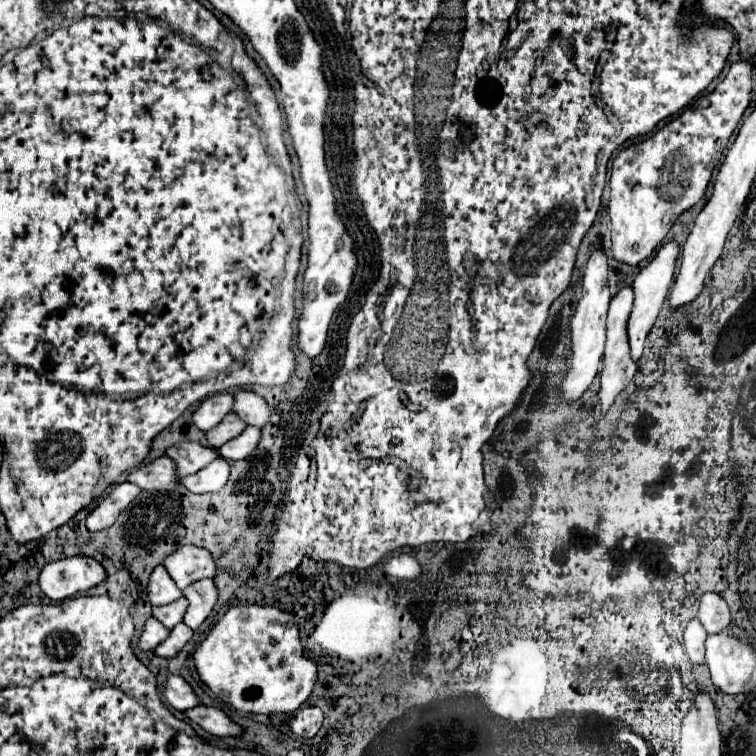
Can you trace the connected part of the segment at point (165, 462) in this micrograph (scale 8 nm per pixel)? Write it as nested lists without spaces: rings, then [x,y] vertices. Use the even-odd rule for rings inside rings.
[[[160,456],[152,464],[134,470],[128,476],[128,482],[140,486],[142,490],[156,490],[156,492],[174,490],[180,484],[178,472],[174,468],[174,460],[170,460],[170,456]]]

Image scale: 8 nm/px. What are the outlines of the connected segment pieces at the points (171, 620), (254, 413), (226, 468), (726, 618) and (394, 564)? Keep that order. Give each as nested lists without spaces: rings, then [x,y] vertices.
[[[180,598],[180,600],[166,604],[166,606],[154,606],[152,608],[152,616],[156,620],[160,620],[168,630],[172,630],[176,624],[180,624],[184,614],[186,614],[186,598]]]
[[[240,390],[234,394],[234,412],[246,422],[246,424],[252,424],[252,426],[266,426],[270,422],[270,406],[268,402],[258,396],[256,392],[248,392],[248,390]]]
[[[218,458],[218,460],[210,462],[206,468],[202,468],[200,472],[184,476],[182,484],[190,492],[196,492],[196,494],[218,492],[228,482],[228,476],[230,476],[230,462],[224,458]]]
[[[708,592],[700,600],[698,620],[710,634],[718,634],[730,626],[730,608],[720,594]]]
[[[402,554],[402,556],[396,556],[396,558],[388,560],[388,562],[384,564],[384,572],[386,572],[388,576],[392,576],[392,578],[414,580],[414,578],[418,578],[418,574],[420,574],[422,570],[420,570],[420,564],[416,562],[416,558]]]

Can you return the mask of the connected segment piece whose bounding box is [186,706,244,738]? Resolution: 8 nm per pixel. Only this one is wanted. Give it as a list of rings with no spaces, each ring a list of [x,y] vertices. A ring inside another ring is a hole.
[[[196,706],[192,710],[186,710],[186,716],[214,736],[236,736],[236,738],[240,738],[244,734],[244,728],[240,724],[232,722],[220,708]]]

